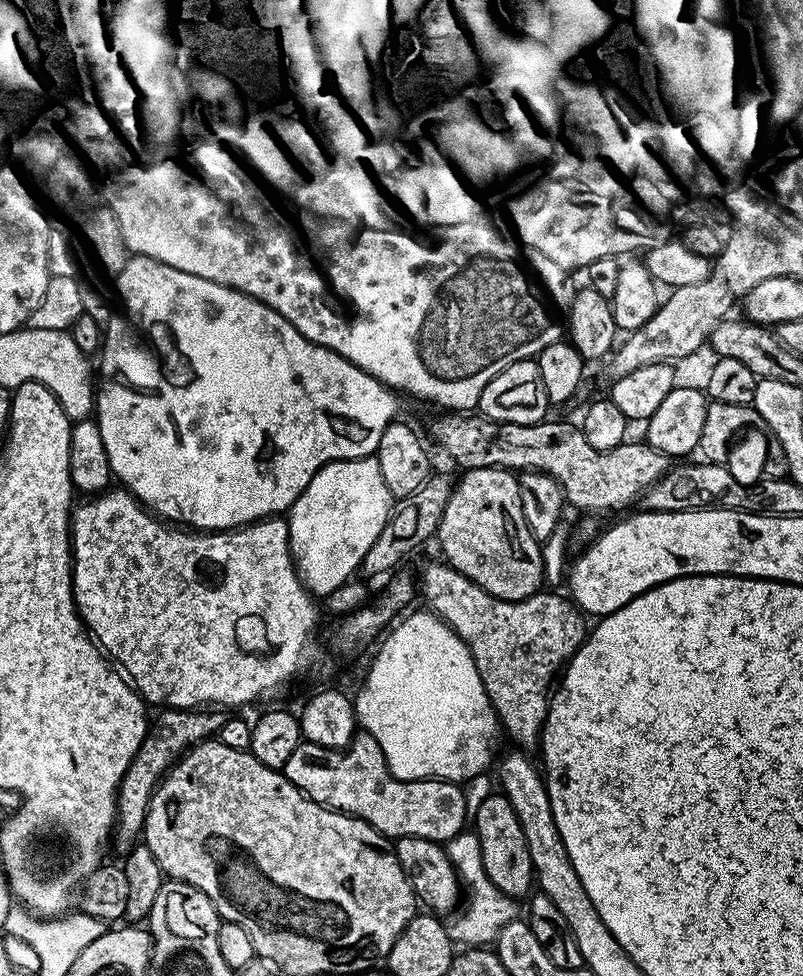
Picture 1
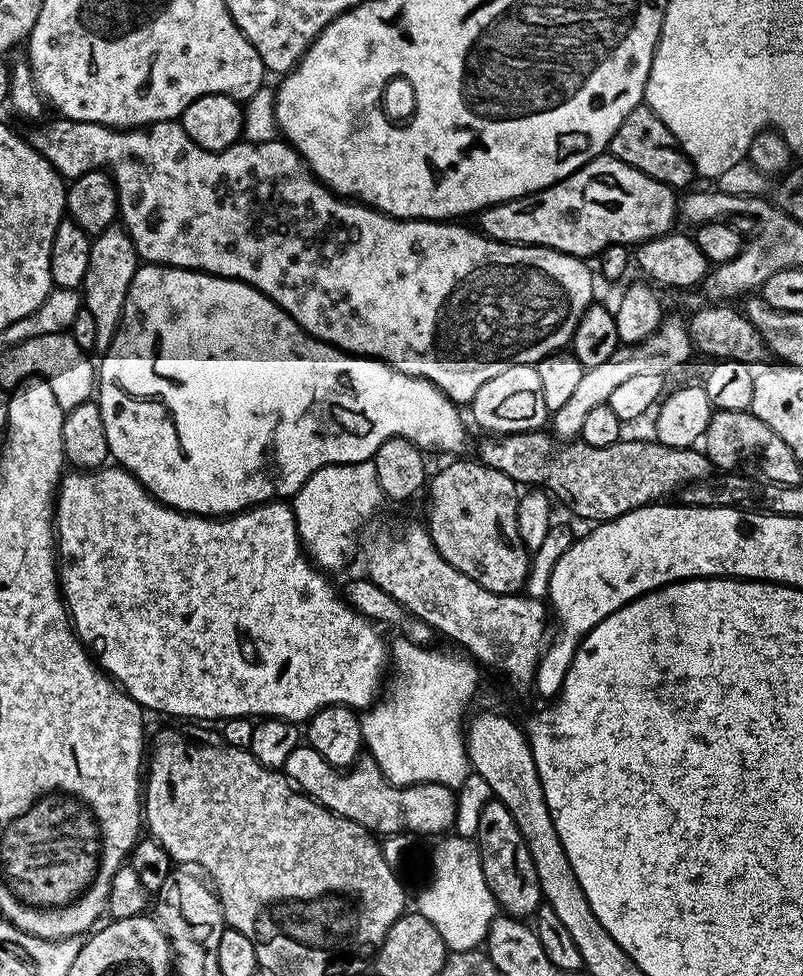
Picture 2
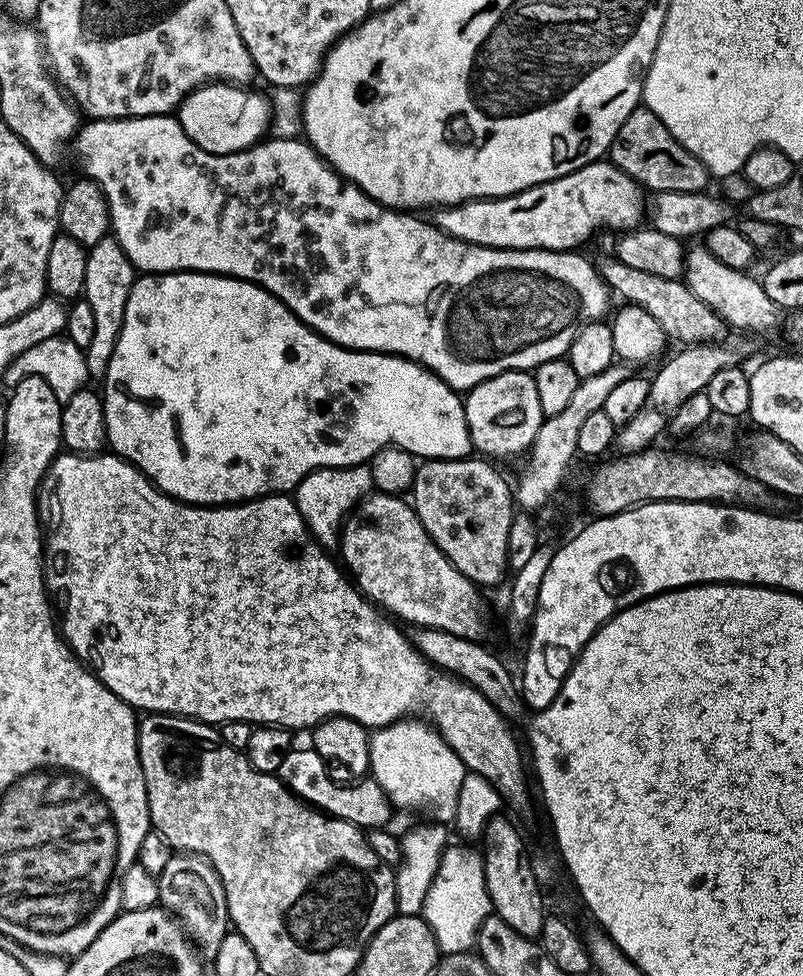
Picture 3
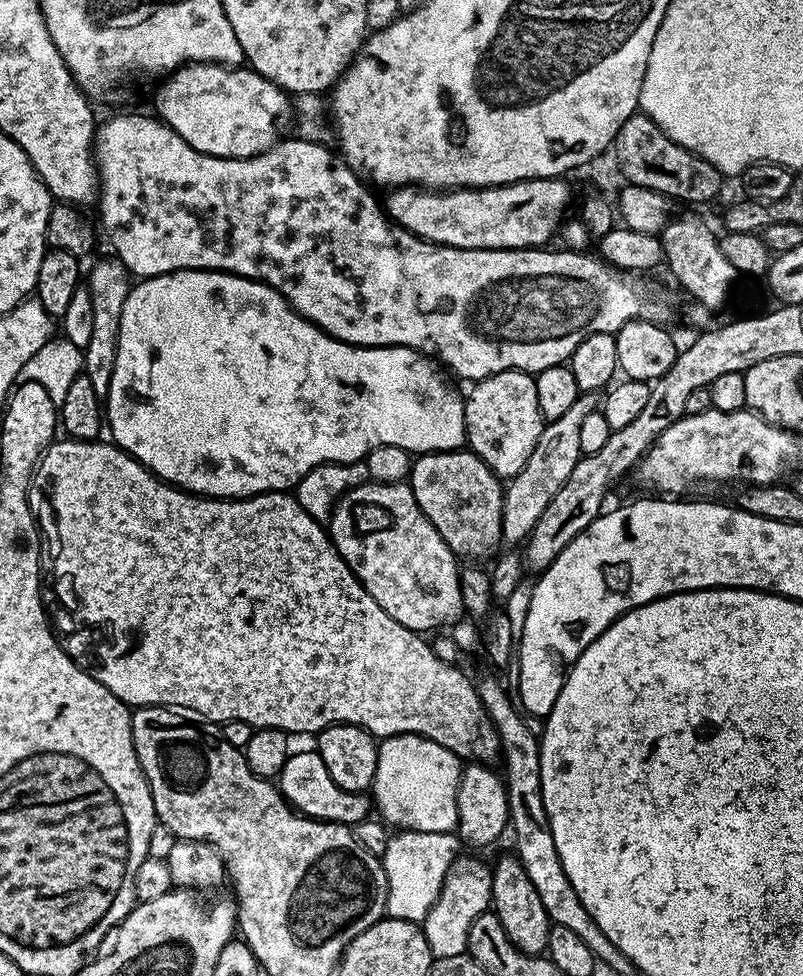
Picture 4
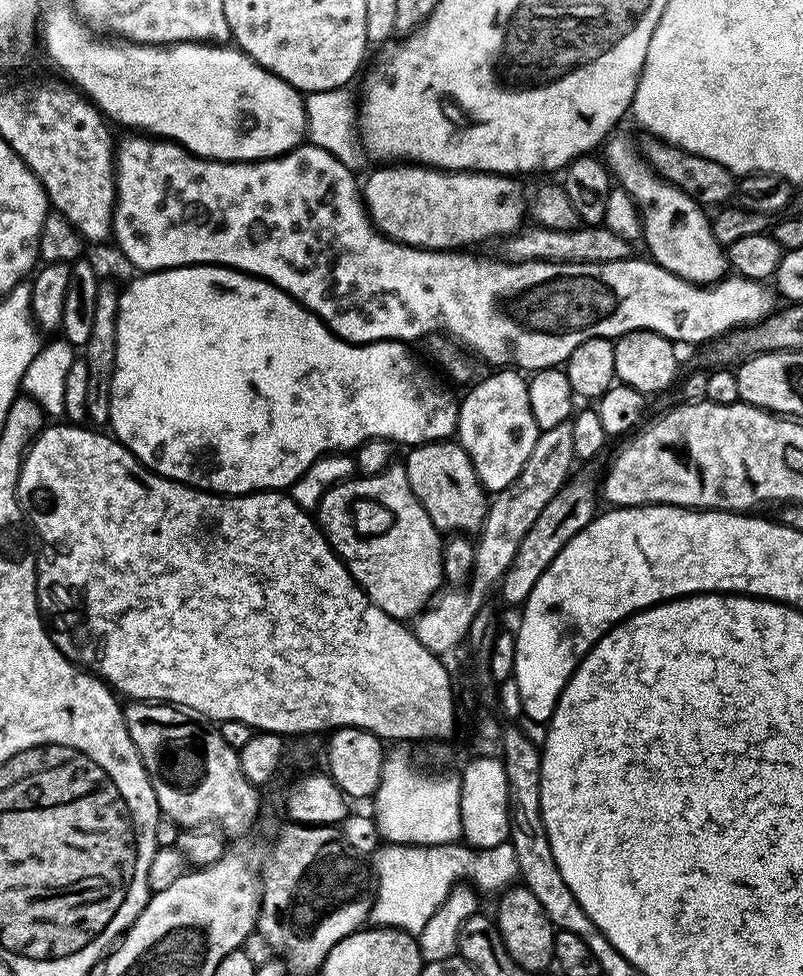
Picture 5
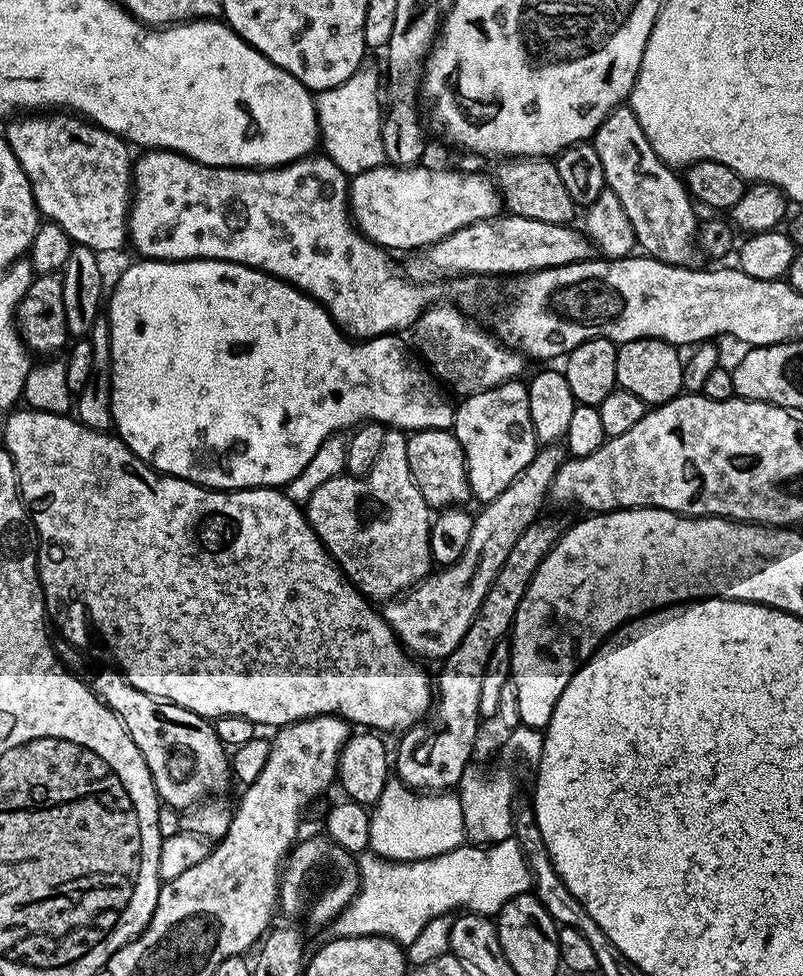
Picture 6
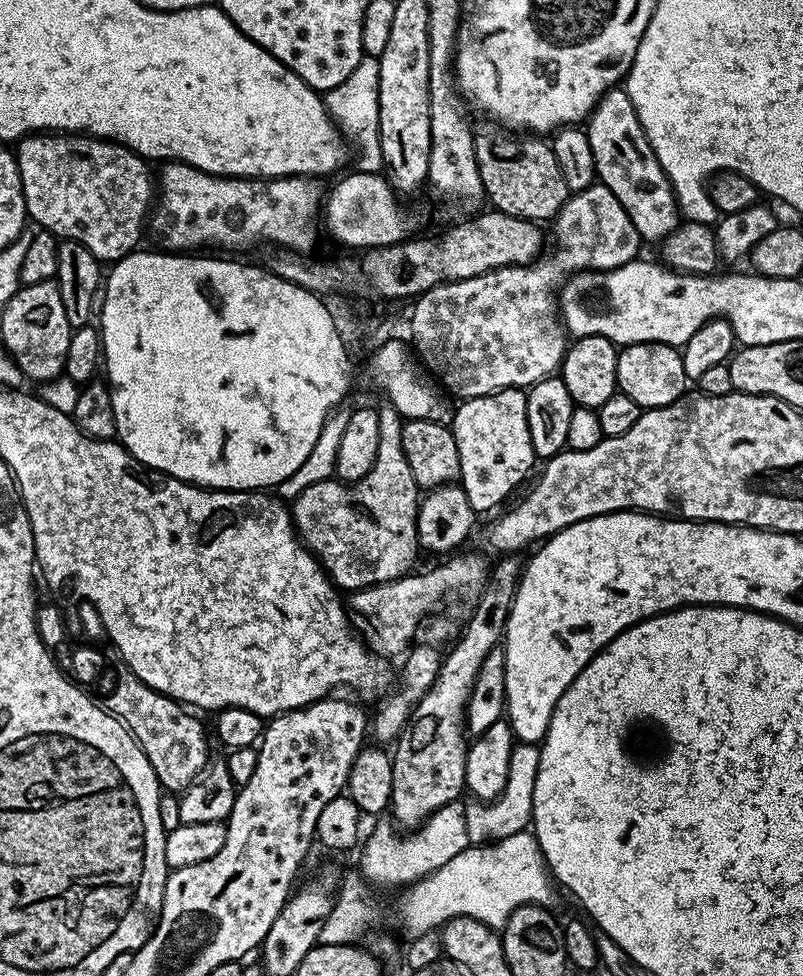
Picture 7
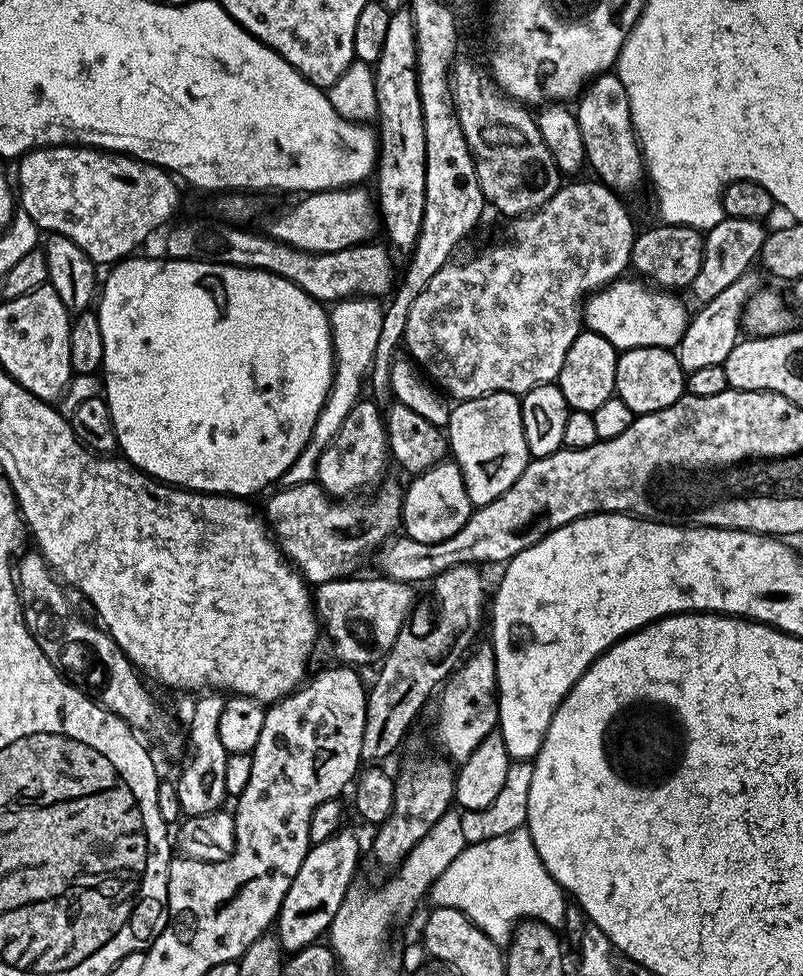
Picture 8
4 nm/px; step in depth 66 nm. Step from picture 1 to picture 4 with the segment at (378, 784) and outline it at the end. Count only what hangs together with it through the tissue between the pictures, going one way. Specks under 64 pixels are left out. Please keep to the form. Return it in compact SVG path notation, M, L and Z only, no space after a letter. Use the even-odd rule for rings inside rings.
M315 750L293 751L282 766L278 777L278 787L284 799L301 816L311 816L314 820L329 820L331 824L347 824L349 826L361 824L362 821L369 819L369 797L363 792L342 790L342 786L338 786L334 782L334 778L330 778L330 774L326 770L326 762L322 762L320 753Z

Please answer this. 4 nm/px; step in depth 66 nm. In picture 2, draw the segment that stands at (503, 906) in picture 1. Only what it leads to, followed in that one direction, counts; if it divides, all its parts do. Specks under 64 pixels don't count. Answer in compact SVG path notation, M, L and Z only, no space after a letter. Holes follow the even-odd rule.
M448 834L441 837L432 854L432 878L420 894L416 910L433 923L442 940L453 952L475 951L481 947L487 939L489 927L498 915L496 899L485 885L485 875L482 874L481 854L477 848L475 839L467 836Z

